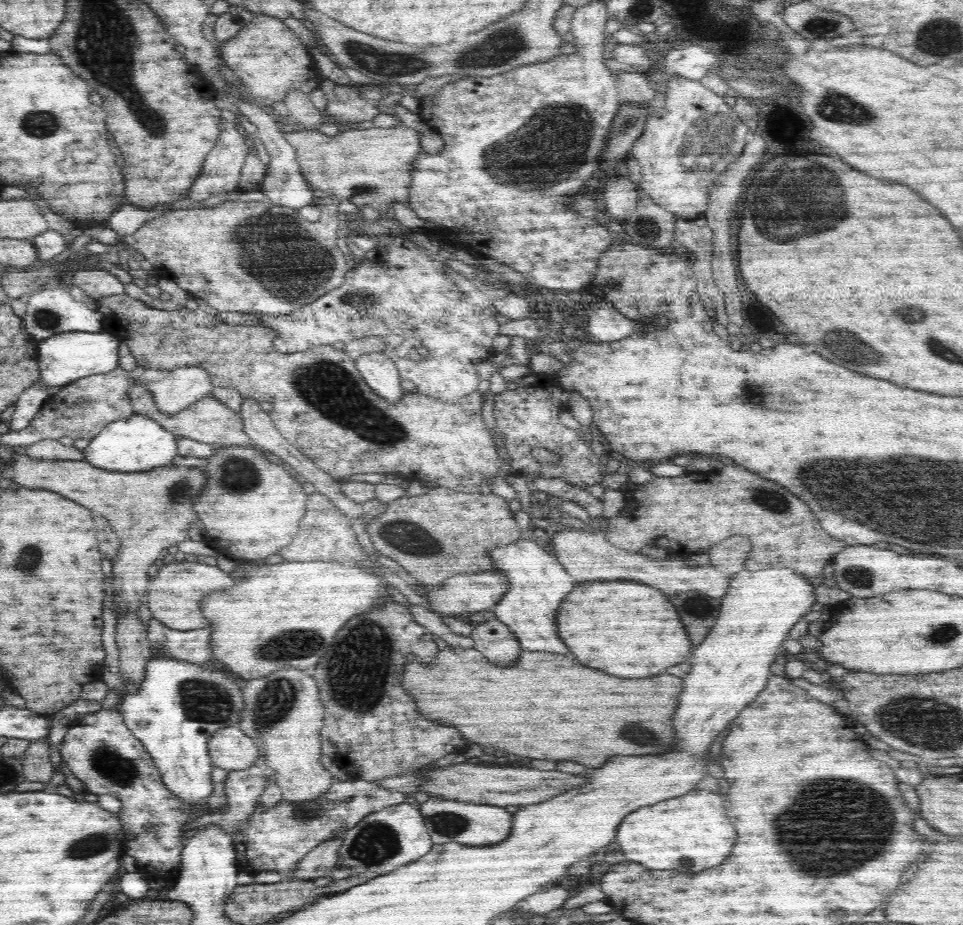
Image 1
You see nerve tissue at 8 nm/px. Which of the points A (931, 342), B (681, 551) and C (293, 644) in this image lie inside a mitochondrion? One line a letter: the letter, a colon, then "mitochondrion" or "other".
A: mitochondrion
B: other
C: mitochondrion

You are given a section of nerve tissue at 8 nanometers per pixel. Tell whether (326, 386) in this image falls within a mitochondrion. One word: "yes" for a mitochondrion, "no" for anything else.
yes

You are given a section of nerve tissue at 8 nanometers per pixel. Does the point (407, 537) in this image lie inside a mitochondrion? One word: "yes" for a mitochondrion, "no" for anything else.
yes

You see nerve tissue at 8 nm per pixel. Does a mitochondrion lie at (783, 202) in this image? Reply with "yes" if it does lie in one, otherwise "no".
yes

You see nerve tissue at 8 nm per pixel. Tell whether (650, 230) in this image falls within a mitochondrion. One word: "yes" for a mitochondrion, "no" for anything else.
yes

